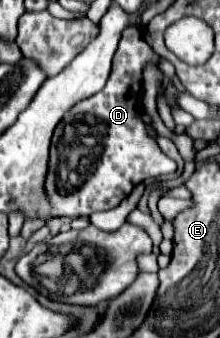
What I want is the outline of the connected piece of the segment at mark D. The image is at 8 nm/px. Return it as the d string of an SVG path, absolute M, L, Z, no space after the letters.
M128 28L114 54L112 72L104 90L78 102L56 126L50 146L48 176L44 180L50 218L78 218L100 210L112 210L134 190L136 184L176 172L176 162L146 134L140 118L142 66L146 62L156 64L156 60L158 56L144 42L140 30Z

